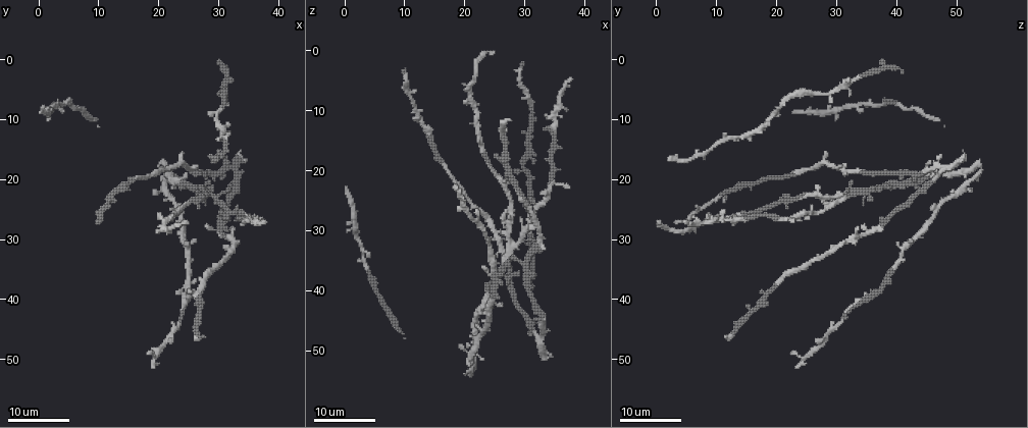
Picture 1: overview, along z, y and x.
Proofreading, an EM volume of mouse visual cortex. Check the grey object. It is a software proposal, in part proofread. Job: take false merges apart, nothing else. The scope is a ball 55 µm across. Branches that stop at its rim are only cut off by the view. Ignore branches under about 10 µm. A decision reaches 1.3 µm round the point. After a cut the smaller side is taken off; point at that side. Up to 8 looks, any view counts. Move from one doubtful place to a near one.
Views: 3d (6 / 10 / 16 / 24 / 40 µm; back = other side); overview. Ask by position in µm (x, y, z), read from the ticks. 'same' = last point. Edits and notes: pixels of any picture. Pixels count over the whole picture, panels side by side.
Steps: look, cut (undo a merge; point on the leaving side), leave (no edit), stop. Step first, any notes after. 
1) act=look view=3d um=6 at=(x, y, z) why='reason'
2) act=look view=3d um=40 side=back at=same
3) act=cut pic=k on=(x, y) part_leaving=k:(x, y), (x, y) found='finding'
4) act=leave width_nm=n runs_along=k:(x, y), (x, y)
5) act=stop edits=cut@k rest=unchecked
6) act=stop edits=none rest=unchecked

act=look view=3d um=16 at=(25.5, 18.5, 32.0)

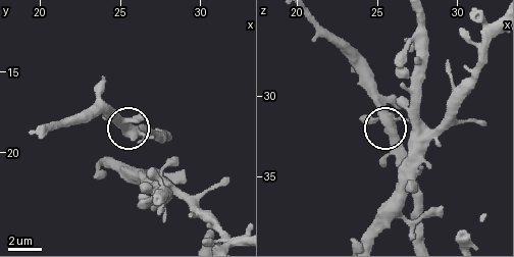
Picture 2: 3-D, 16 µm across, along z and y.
act=look view=3d um=10 at=same

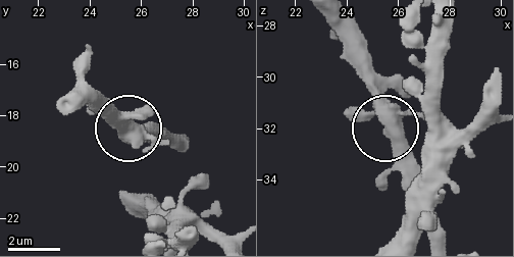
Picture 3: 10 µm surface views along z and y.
act=leave width_nm=470 found='all the same neuron'

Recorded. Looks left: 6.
act=look view=3d um=24 at=(28.5, 22.5, 32.0) why='arms part here'

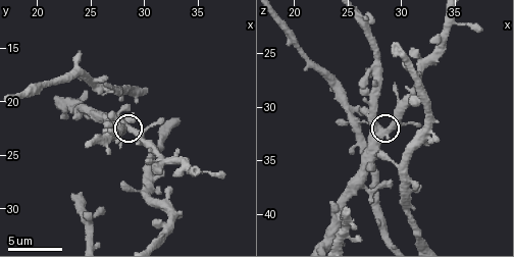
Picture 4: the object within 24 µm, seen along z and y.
act=look view=3d um=10 at=(28.6, 22.6, 32.0) why='closer look'

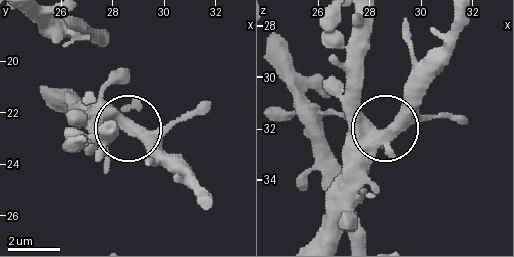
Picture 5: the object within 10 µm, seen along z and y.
act=leave width_nm=370 runs_along=5:(395, 138), (381, 138), (340, 182) found='all the same neuron'

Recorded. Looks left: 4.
act=look view=3d um=16 at=(35.0, 26.5, 11.0) why='looks like a crossing'

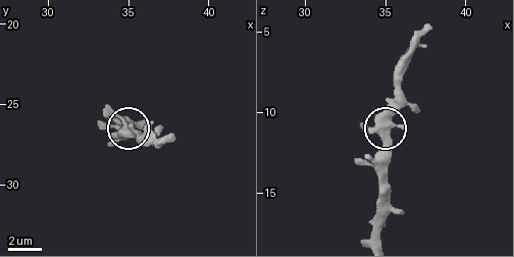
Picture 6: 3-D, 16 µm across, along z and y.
act=look view=3d um=10 at=(34.7, 26.3, 11.0) why='closer look'

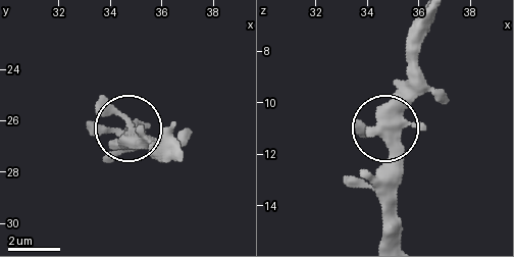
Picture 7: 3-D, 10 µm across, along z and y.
act=leave found='continuous, no second neuron'

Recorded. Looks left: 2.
act=look view=3d um=16 at=(31.5, 18.0, 47.5) why='abrupt turn'

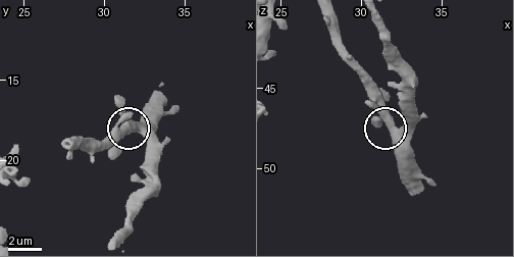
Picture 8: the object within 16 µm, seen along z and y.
act=look view=3d um=6 at=(32.1, 18.0, 47.3)

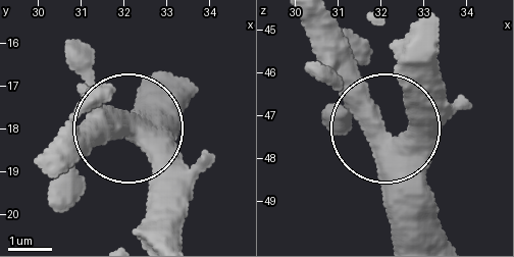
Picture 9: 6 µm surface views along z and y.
act=leave width_nm=530 found='one neuron here'

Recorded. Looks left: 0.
act=stop edits=none rest=unchecked

